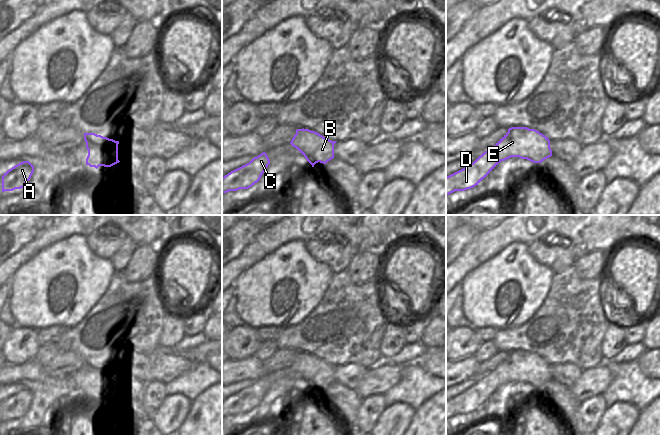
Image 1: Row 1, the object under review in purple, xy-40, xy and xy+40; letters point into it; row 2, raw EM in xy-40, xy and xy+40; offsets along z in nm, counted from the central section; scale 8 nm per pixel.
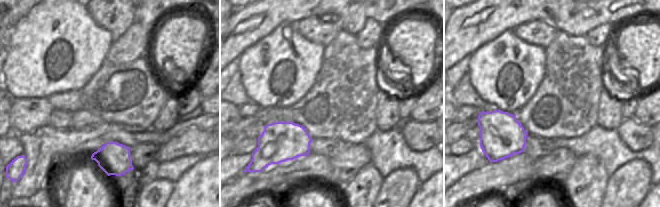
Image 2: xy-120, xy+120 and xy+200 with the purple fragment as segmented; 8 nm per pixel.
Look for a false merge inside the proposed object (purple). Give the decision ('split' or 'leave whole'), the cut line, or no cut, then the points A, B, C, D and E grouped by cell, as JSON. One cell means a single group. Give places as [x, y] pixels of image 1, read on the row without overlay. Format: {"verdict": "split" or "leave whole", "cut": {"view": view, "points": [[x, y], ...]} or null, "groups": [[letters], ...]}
{"verdict": "leave whole", "cut": null, "groups": [["A", "B", "C", "D", "E"]]}

